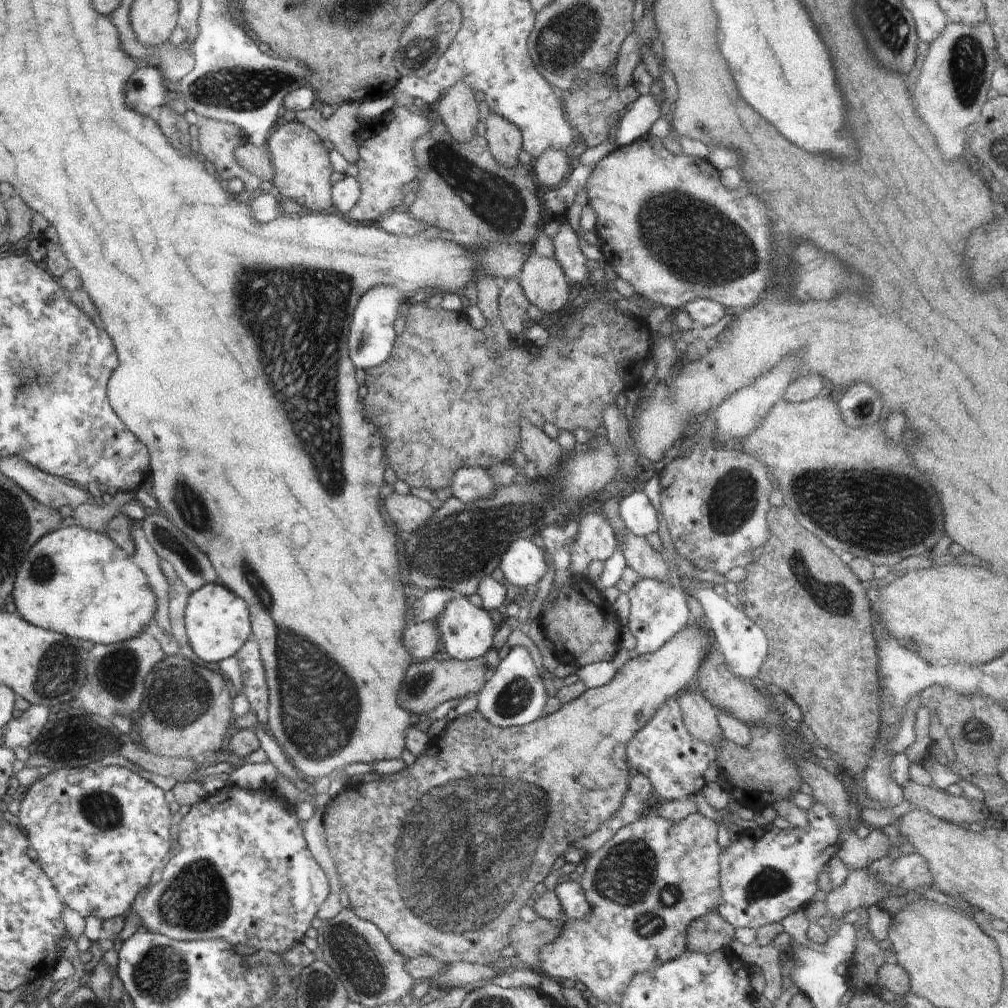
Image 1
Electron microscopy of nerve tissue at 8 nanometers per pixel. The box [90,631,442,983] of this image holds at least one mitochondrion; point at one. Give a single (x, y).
(197, 899)

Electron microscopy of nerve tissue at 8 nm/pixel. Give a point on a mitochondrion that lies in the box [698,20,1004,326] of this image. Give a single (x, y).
(968, 63)

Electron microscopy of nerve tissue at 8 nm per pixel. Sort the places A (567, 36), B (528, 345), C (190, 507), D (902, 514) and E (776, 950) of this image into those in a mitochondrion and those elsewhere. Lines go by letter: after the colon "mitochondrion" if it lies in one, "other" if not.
A: mitochondrion
B: other
C: mitochondrion
D: mitochondrion
E: other

